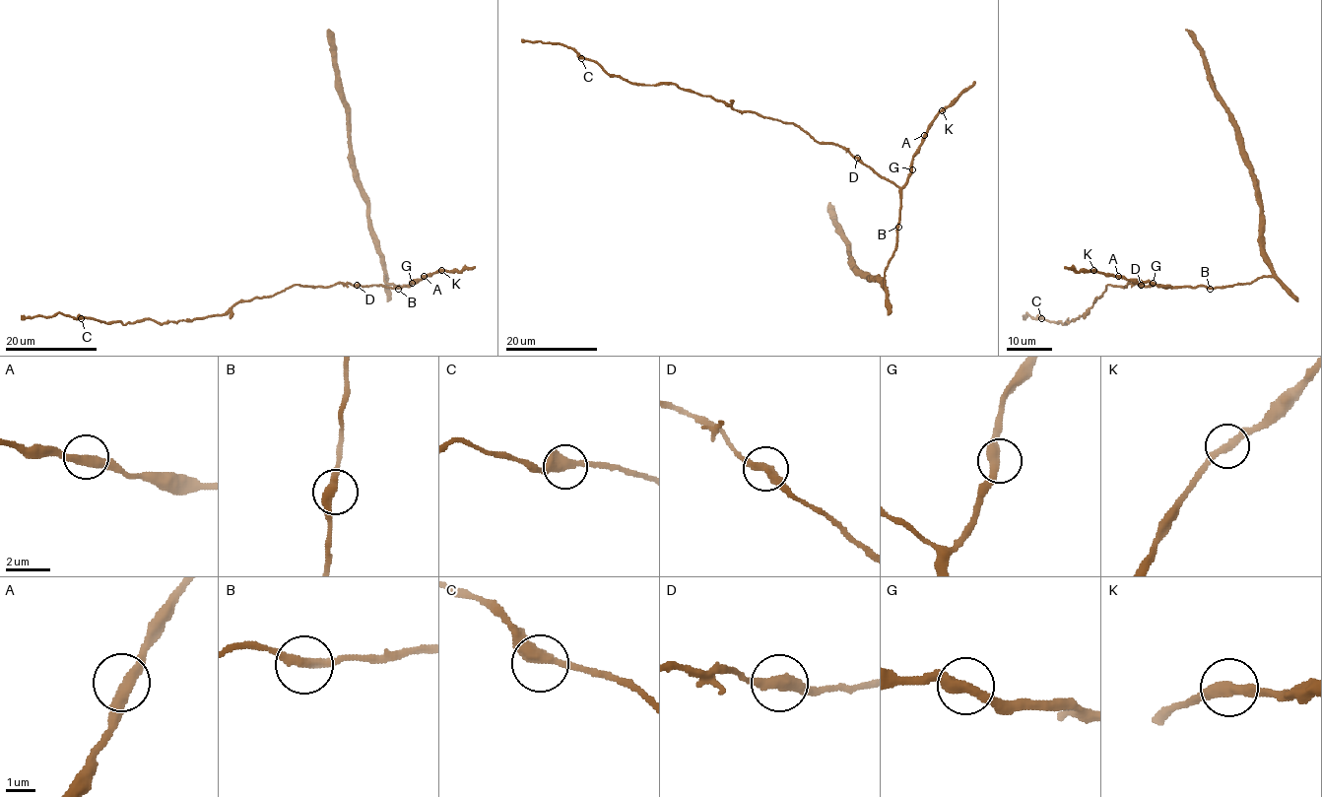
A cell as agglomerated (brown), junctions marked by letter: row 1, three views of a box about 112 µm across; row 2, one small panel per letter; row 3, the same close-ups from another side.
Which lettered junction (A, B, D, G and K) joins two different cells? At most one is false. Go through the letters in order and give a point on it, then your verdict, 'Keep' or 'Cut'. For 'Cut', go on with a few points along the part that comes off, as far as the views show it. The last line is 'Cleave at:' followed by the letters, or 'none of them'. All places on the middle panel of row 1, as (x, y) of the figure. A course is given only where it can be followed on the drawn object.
A: Place: (924, 135). Keep
B: Place: (898, 227). Keep
D: Place: (857, 158). Keep
G: Place: (912, 169). Keep
K: Place: (942, 110). Keep
Cleave at: none of them

